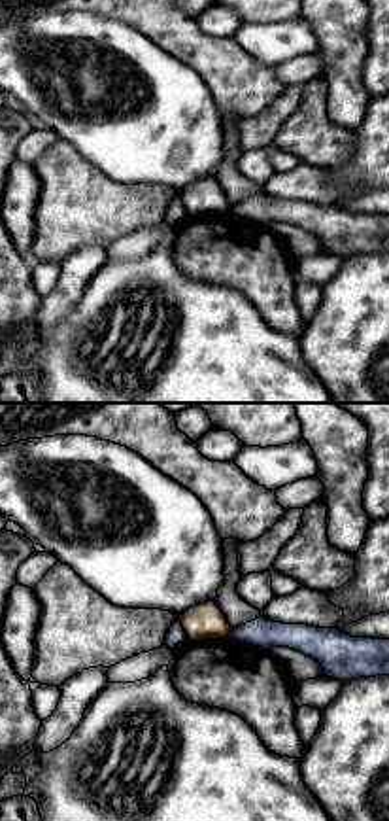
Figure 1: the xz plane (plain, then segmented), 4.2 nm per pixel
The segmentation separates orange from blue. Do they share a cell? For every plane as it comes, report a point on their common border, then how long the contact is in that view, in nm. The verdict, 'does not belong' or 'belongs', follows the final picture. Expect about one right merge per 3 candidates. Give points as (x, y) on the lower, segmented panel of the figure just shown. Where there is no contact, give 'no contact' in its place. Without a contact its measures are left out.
(229, 632) | 40 nm

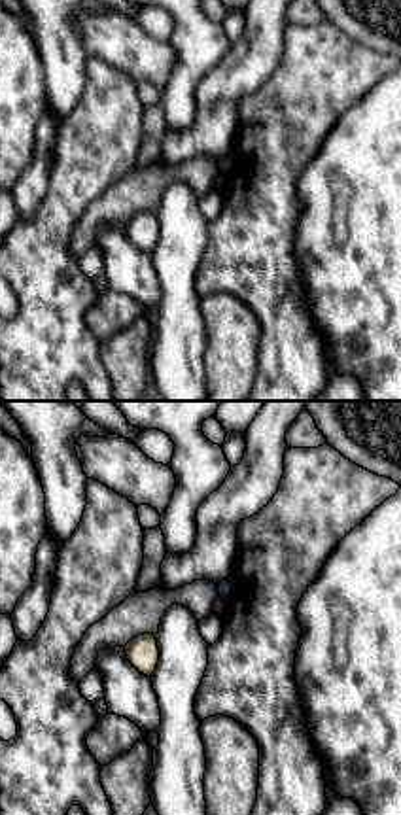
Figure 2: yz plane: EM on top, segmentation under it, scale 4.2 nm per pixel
(220, 598) | 60 nm

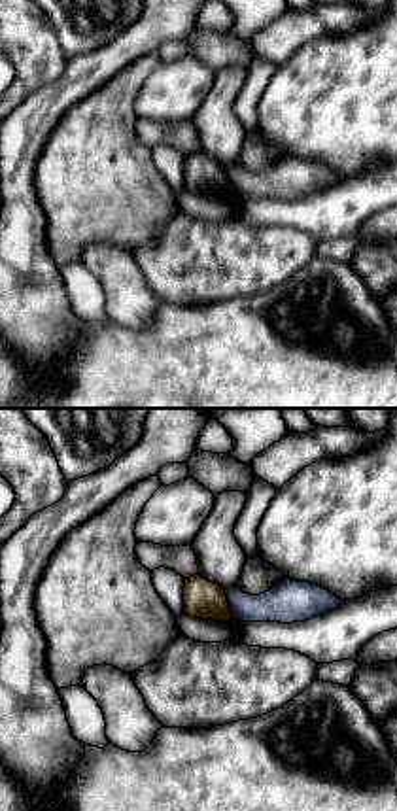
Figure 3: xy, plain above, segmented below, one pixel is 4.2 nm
(227, 603) | 130 nm

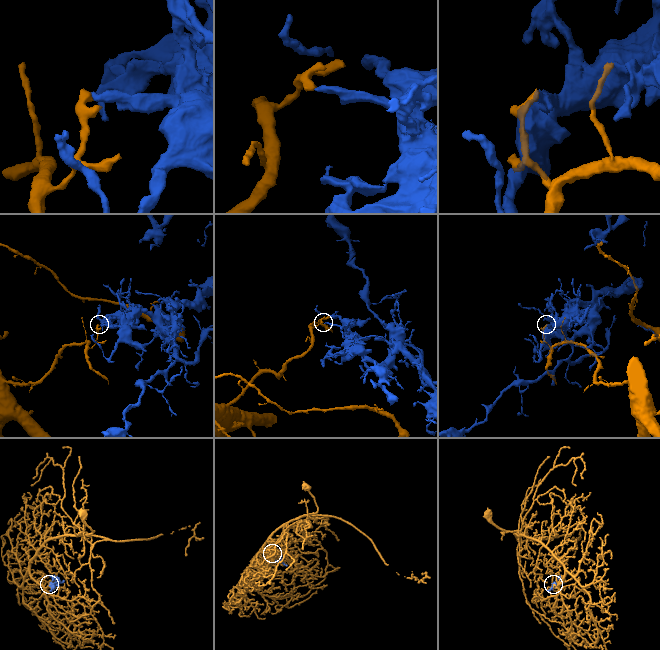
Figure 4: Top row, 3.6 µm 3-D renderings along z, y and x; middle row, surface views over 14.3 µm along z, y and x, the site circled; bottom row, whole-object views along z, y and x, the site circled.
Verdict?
does not belong

